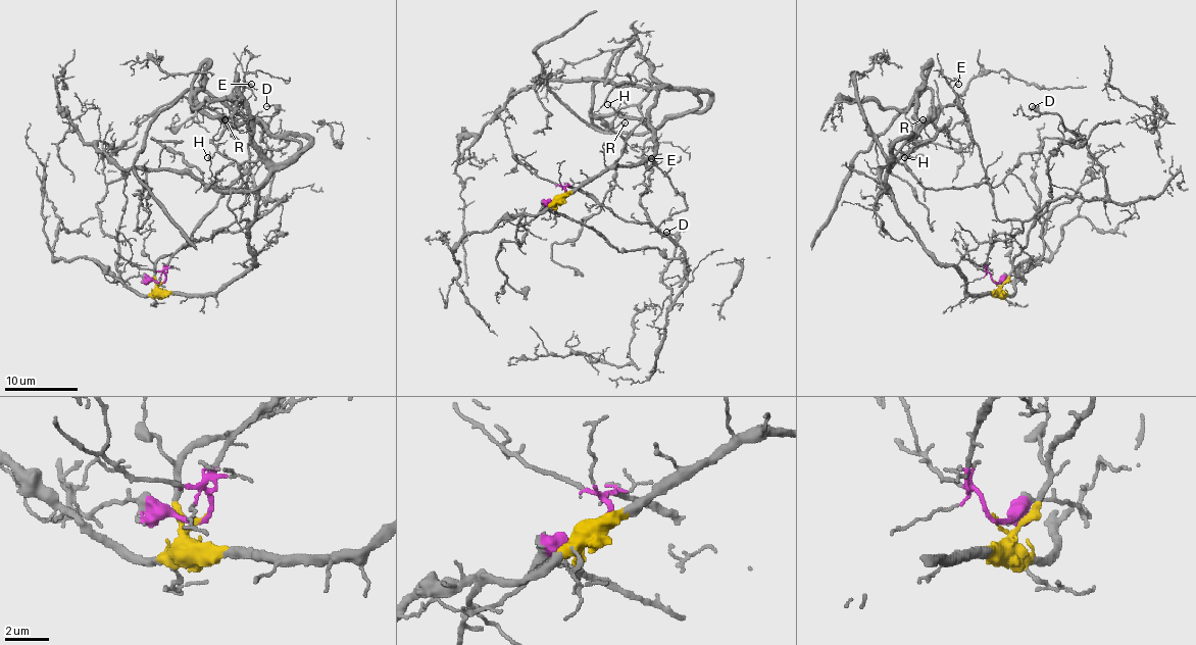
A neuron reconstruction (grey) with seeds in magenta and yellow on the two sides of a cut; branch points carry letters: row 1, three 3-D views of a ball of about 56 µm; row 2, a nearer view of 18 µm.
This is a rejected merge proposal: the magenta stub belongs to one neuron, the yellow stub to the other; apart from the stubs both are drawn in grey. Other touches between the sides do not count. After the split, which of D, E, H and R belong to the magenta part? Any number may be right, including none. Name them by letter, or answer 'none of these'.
D, E

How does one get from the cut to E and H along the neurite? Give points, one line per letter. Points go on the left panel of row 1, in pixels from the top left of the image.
E: (161, 282), (167, 262), (191, 240), (247, 224), (240, 220), (251, 125), (242, 90), (251, 85)
H: (161, 282), (165, 291), (214, 293), (255, 264), (249, 233), (267, 167), (237, 163), (218, 152), (207, 158)

